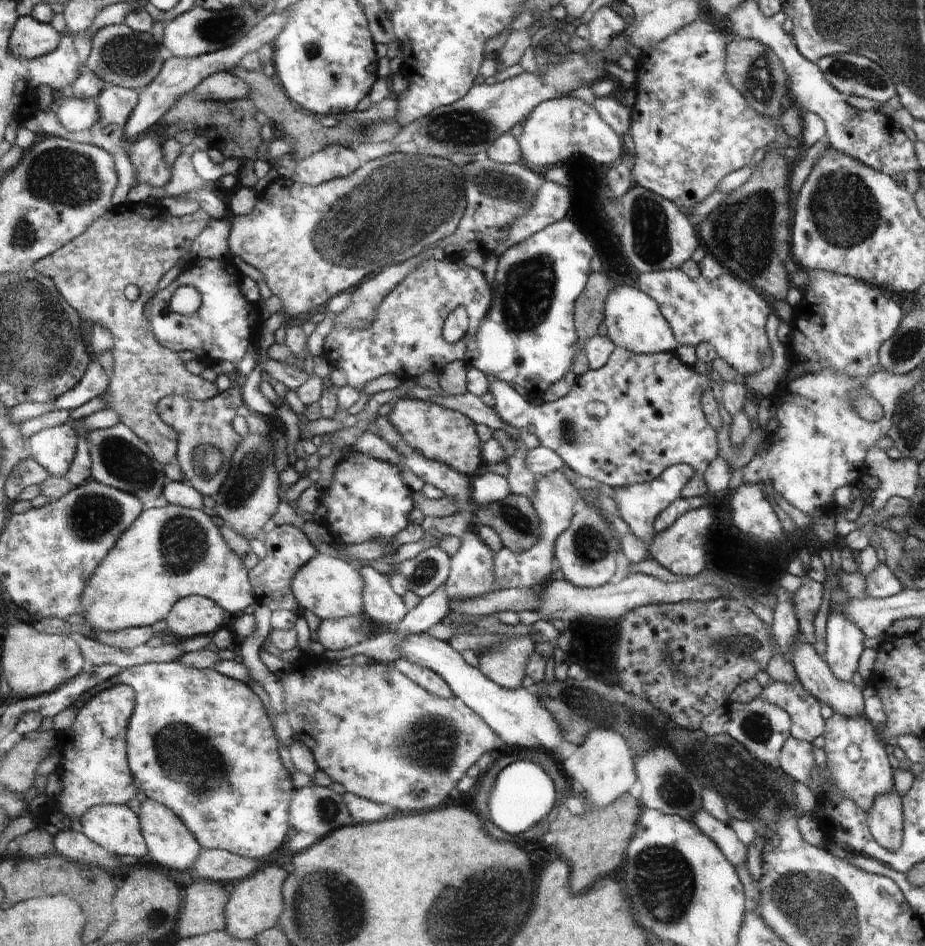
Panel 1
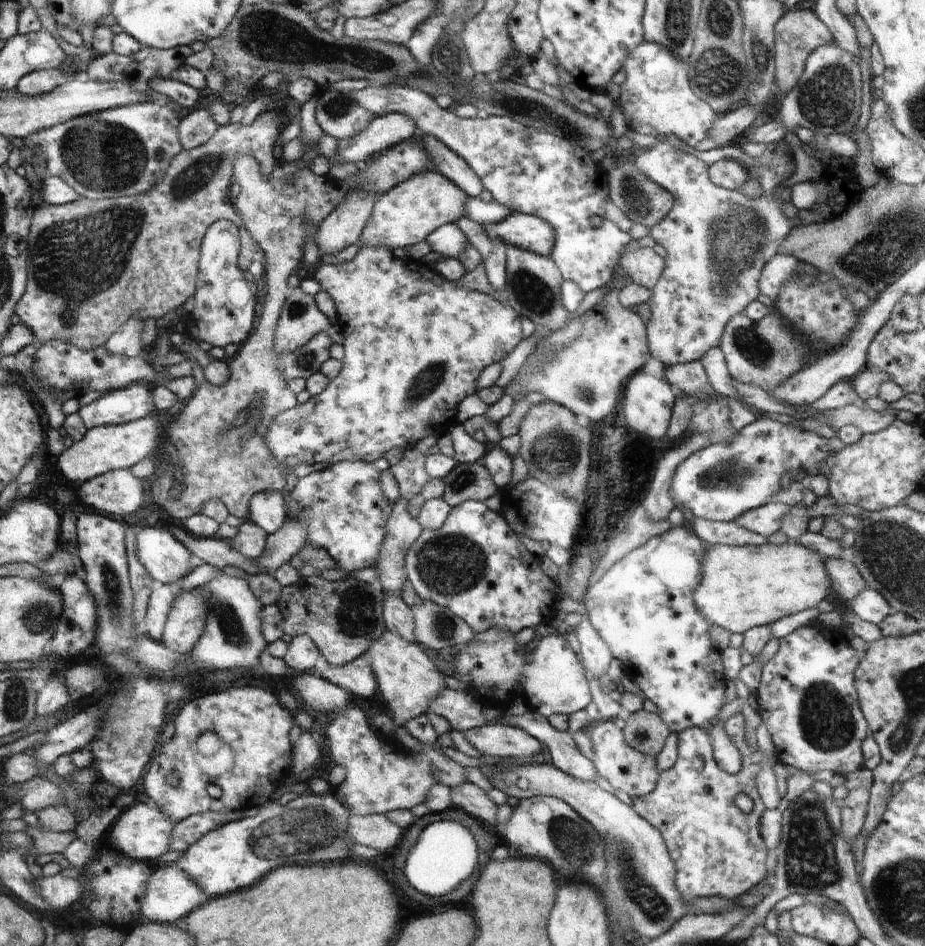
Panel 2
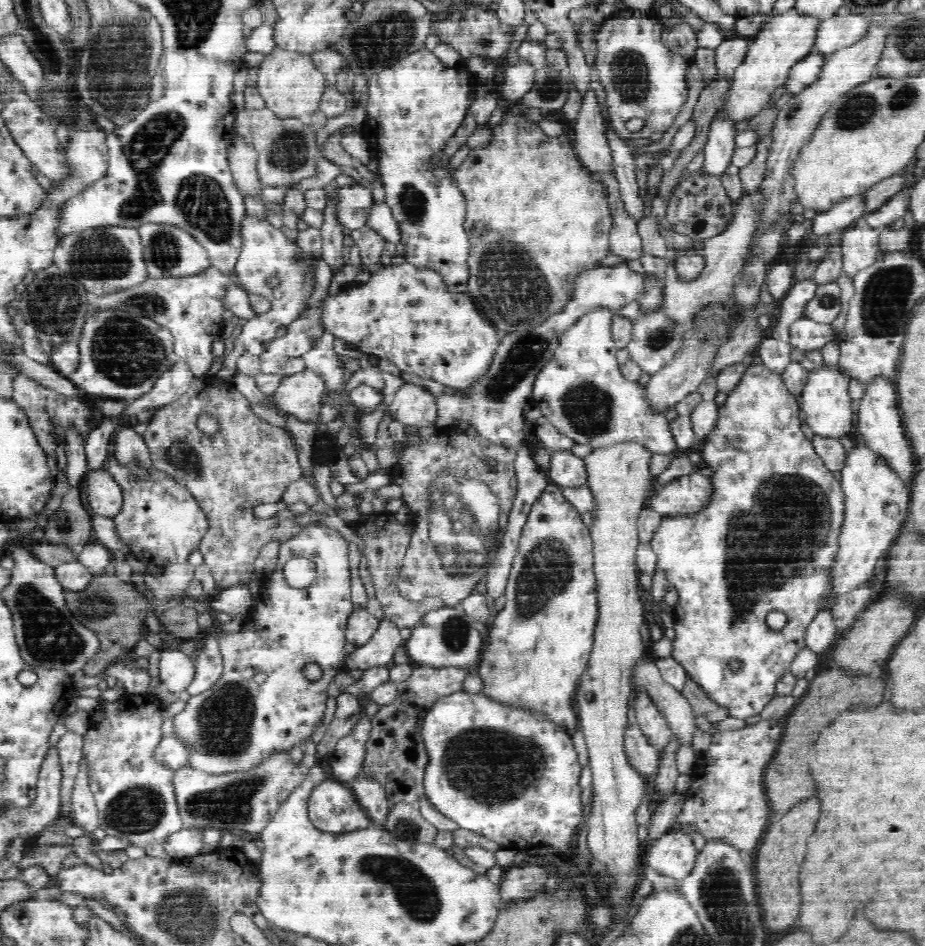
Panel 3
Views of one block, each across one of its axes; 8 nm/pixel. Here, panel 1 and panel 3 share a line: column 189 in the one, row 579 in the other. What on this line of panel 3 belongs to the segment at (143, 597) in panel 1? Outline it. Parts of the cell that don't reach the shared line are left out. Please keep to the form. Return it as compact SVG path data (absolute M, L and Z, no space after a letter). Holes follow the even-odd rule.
M549 480L538 494L520 532L507 580L506 606L498 612L487 632L487 645L482 652L480 666L476 667L484 681L484 693L504 703L516 703L522 707L532 705L534 709L548 711L548 715L562 723L571 734L578 726L578 719L570 705L570 697L574 695L578 678L588 664L600 616L594 541L590 530L562 487Z

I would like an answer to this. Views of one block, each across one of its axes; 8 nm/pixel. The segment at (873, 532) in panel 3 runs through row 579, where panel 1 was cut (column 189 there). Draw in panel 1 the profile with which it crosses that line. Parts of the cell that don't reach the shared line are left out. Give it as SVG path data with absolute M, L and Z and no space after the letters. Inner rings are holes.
M149 798L142 804L141 824L145 831L145 836L149 842L150 857L149 861L164 866L164 868L172 868L172 870L192 871L204 847L198 842L196 836L190 827L176 814L172 808Z

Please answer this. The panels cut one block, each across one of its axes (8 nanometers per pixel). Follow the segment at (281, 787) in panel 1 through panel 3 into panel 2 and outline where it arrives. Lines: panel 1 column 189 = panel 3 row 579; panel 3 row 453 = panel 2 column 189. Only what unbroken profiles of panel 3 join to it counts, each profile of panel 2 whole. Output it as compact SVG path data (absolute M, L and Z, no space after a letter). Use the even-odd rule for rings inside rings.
M252 686L229 687L222 692L209 693L188 701L175 720L174 738L162 747L146 772L144 790L158 806L170 814L176 824L190 816L209 811L228 813L249 807L260 808L270 800L269 797L291 772L292 744L289 732L292 716L278 702L276 694ZM202 730L215 733L232 748L233 770L218 780L206 776L194 758L196 738ZM170 772L178 774L178 786L166 782ZM212 782L222 788L223 794L219 799L212 798L208 792Z

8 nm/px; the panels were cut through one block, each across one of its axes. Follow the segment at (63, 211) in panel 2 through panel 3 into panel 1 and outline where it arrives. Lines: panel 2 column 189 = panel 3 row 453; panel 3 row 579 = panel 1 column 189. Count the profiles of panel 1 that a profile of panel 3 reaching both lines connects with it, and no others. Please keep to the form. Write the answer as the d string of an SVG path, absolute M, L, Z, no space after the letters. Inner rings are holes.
M130 201L124 206L114 207L92 226L81 237L75 238L68 245L63 246L56 253L44 258L36 266L40 274L52 277L58 285L64 298L82 314L83 320L100 324L110 330L115 343L110 351L114 354L115 371L112 373L111 385L105 394L107 408L112 408L140 438L145 439L164 466L176 463L178 454L178 432L159 413L159 405L164 397L170 395L188 396L188 398L209 401L221 393L217 381L210 382L204 376L192 374L186 368L186 362L177 351L164 346L158 336L154 334L153 323L146 314L146 305L157 296L162 278L182 262L184 256L194 254L195 242L202 232L212 224L213 216L200 208L191 215L174 216L170 210L160 205L135 203ZM128 286L138 286L140 292L137 300L130 300L126 296Z

